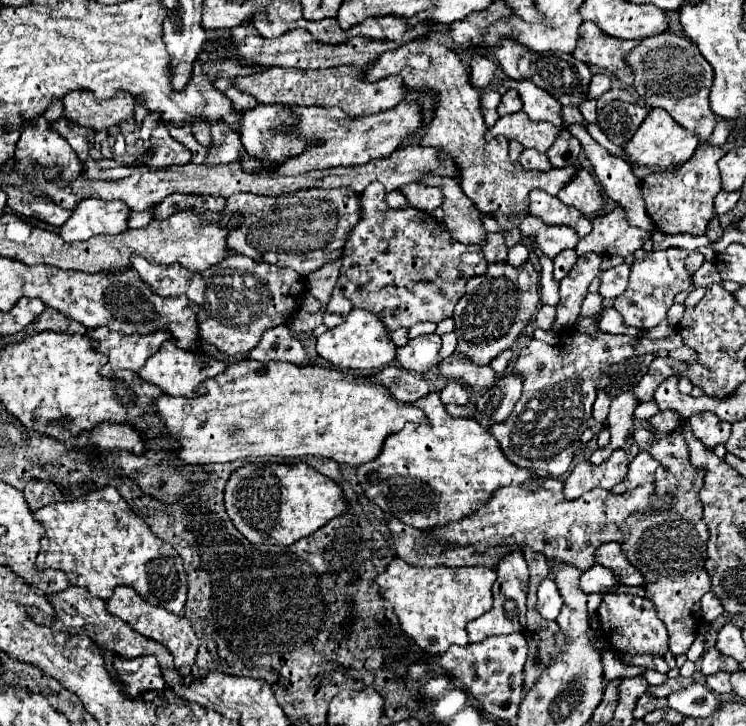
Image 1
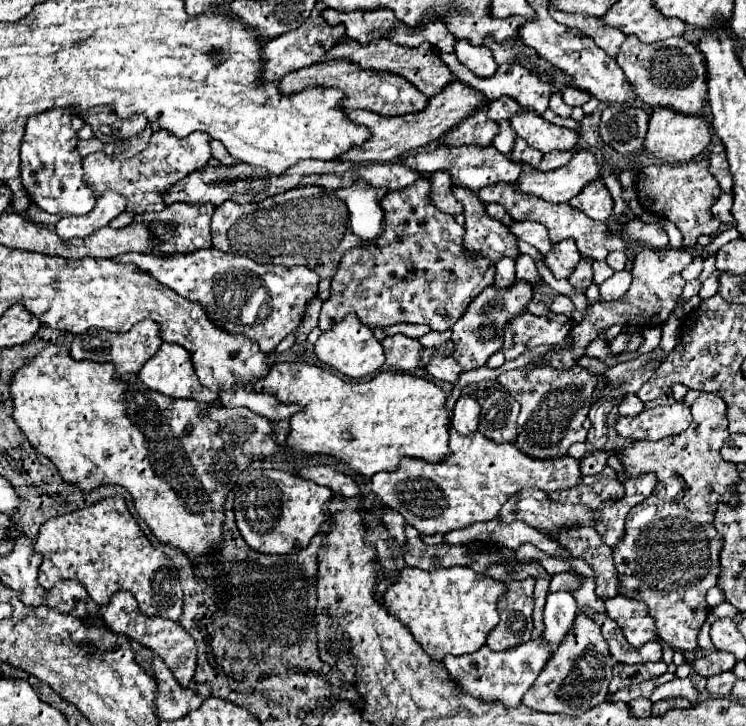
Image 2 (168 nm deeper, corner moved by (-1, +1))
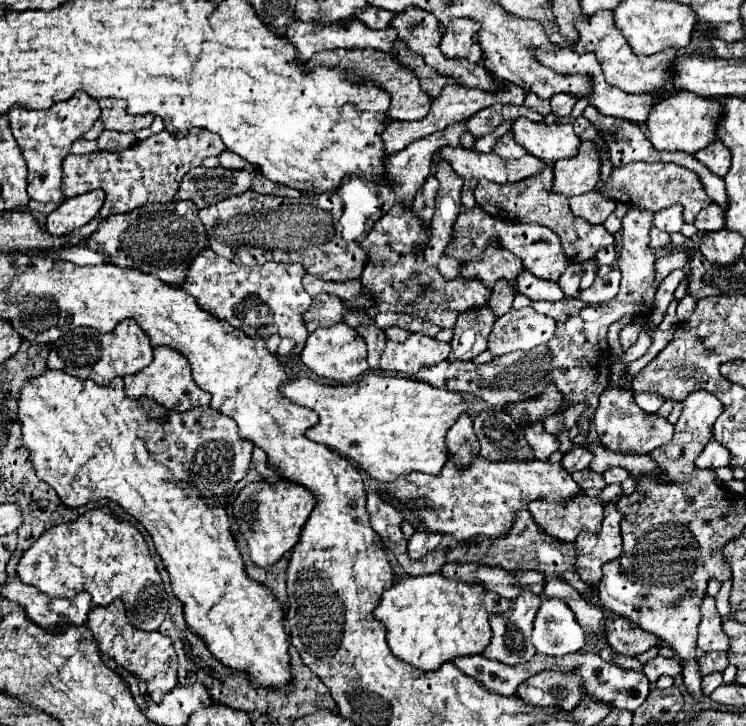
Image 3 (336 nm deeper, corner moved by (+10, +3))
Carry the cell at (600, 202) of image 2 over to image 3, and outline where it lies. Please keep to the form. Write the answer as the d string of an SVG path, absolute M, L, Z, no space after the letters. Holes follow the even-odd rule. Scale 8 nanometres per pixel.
M592 189L584 195L572 197L570 207L576 217L586 219L588 223L604 223L606 217L616 209L616 203L612 199L600 195L596 189Z

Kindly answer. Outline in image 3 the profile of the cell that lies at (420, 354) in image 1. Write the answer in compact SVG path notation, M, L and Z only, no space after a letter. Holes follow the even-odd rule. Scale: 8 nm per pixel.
M370 325L370 327L358 327L356 329L360 333L360 337L364 337L366 345L368 345L368 363L372 369L378 369L380 367L380 357L384 353L384 347L388 343L386 335L382 329L378 329L376 325Z

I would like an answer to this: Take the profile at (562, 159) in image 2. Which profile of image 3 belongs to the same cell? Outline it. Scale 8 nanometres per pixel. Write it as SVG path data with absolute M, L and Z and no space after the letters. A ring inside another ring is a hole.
M546 163L546 167L540 173L530 175L518 183L498 185L498 183L484 179L478 183L474 197L476 197L476 203L492 217L510 219L510 221L518 221L518 223L540 223L540 225L552 229L554 233L560 235L562 247L564 247L564 253L568 255L568 259L576 261L576 263L584 263L588 259L594 259L600 249L614 245L614 237L604 229L604 225L592 225L580 217L574 217L568 207L568 199L564 195L550 193L550 183L542 175L552 175L552 167L554 167L552 163Z

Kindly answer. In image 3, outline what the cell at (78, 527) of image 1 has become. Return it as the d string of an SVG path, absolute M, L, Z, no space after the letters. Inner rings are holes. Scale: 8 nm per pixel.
M108 507L90 509L72 523L60 523L44 531L40 539L36 539L36 543L22 553L16 571L24 583L38 587L50 597L72 597L80 591L88 591L94 605L108 605L116 597L120 597L126 603L128 619L142 631L156 631L170 609L162 577L156 569L154 559L150 557L144 537L130 521L120 521Z

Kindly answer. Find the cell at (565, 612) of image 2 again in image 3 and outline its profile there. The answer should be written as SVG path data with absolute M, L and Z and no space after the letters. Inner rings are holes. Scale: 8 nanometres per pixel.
M544 597L534 619L532 643L540 653L566 655L584 647L586 633L562 599Z

